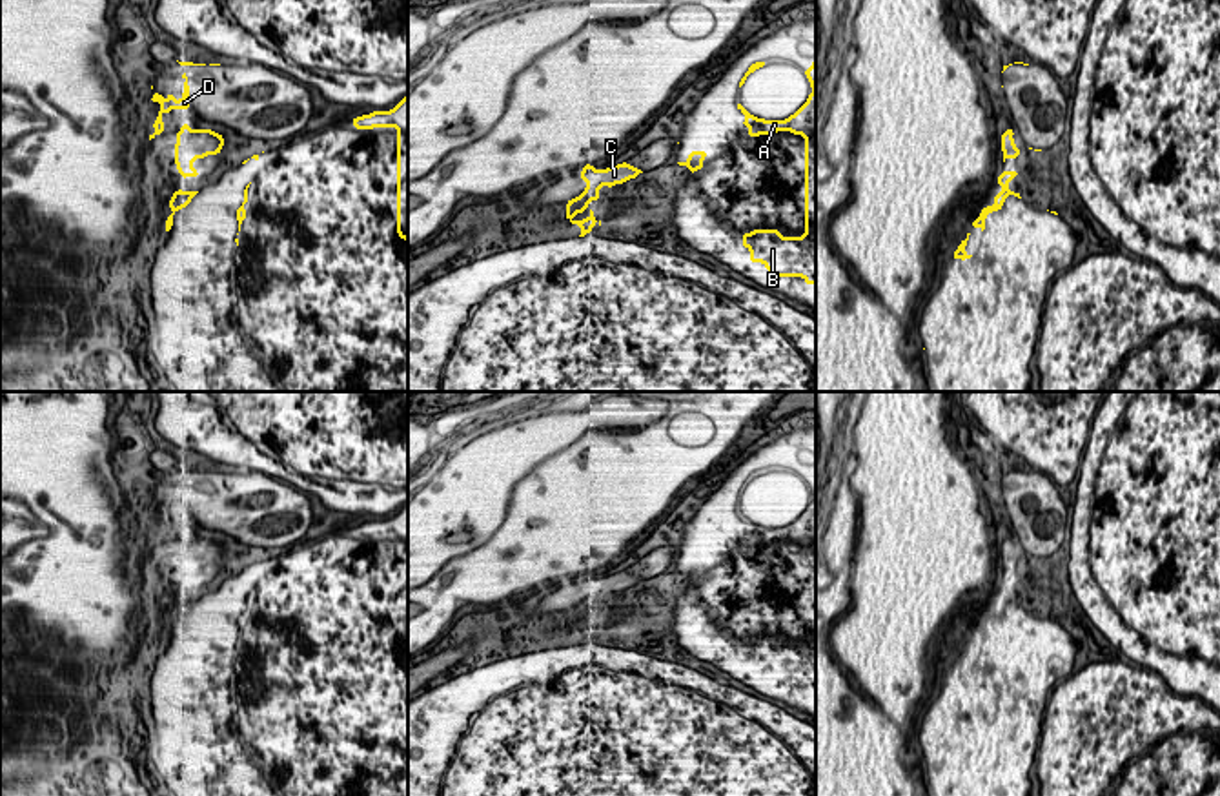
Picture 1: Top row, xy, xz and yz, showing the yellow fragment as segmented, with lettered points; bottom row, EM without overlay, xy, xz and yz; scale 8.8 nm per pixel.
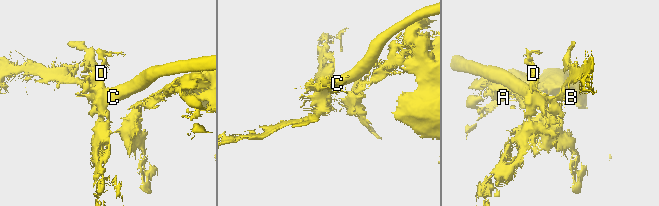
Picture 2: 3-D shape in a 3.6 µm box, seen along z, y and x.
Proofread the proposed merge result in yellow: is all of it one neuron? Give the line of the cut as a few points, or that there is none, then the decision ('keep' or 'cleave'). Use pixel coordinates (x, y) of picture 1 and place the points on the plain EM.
cut in xy along (199, 538), (193, 565); cleave

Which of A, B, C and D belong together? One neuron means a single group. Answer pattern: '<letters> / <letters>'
A B D / C

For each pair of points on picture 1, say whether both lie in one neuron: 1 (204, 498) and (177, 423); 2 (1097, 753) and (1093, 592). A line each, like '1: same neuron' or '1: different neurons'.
1: different neurons
2: different neurons

